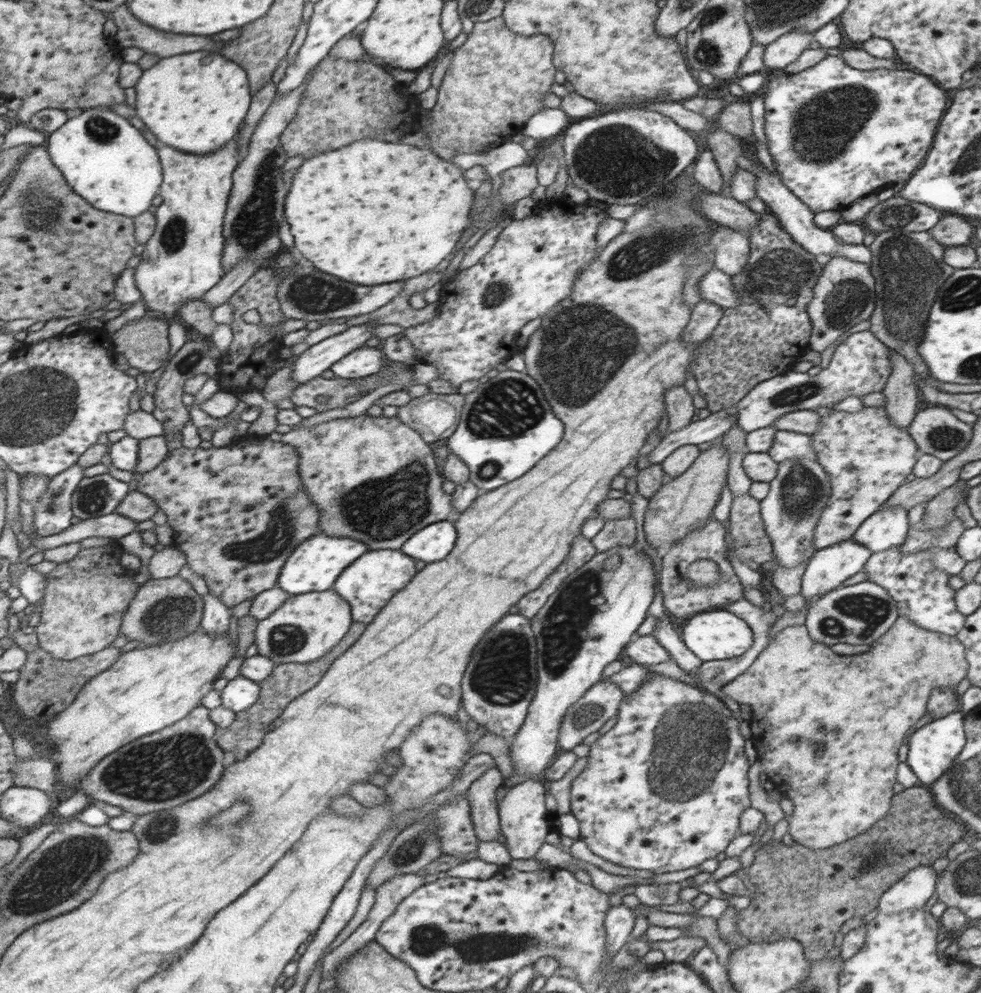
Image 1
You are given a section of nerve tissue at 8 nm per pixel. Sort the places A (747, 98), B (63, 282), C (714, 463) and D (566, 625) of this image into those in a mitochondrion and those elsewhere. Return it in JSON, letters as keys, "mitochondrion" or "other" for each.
{"A":"other","B":"other","C":"other","D":"mitochondrion"}

